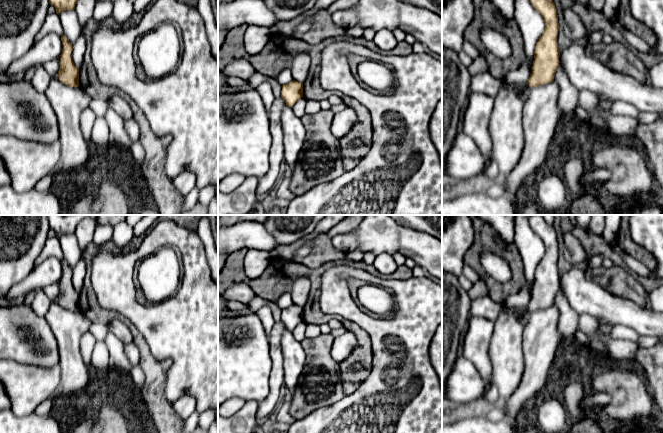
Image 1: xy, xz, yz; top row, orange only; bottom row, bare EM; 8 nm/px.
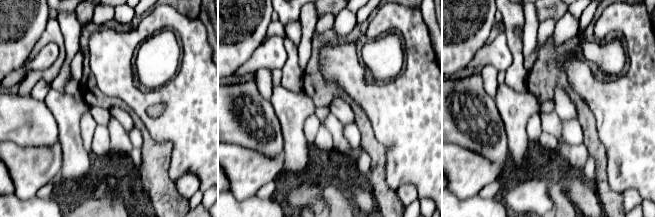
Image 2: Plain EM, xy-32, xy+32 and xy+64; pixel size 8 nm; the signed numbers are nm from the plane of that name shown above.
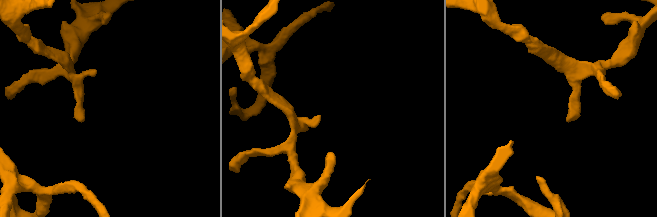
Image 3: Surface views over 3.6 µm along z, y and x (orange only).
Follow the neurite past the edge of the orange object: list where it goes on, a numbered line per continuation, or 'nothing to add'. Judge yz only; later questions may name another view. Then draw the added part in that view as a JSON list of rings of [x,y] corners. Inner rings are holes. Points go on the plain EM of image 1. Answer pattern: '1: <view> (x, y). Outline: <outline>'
nothing to add

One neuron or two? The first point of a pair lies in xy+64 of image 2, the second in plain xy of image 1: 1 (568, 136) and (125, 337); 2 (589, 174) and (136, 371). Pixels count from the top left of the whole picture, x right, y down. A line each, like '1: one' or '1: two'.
1: two
2: one

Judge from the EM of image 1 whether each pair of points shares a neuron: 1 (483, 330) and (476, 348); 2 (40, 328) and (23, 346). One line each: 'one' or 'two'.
1: one
2: one

